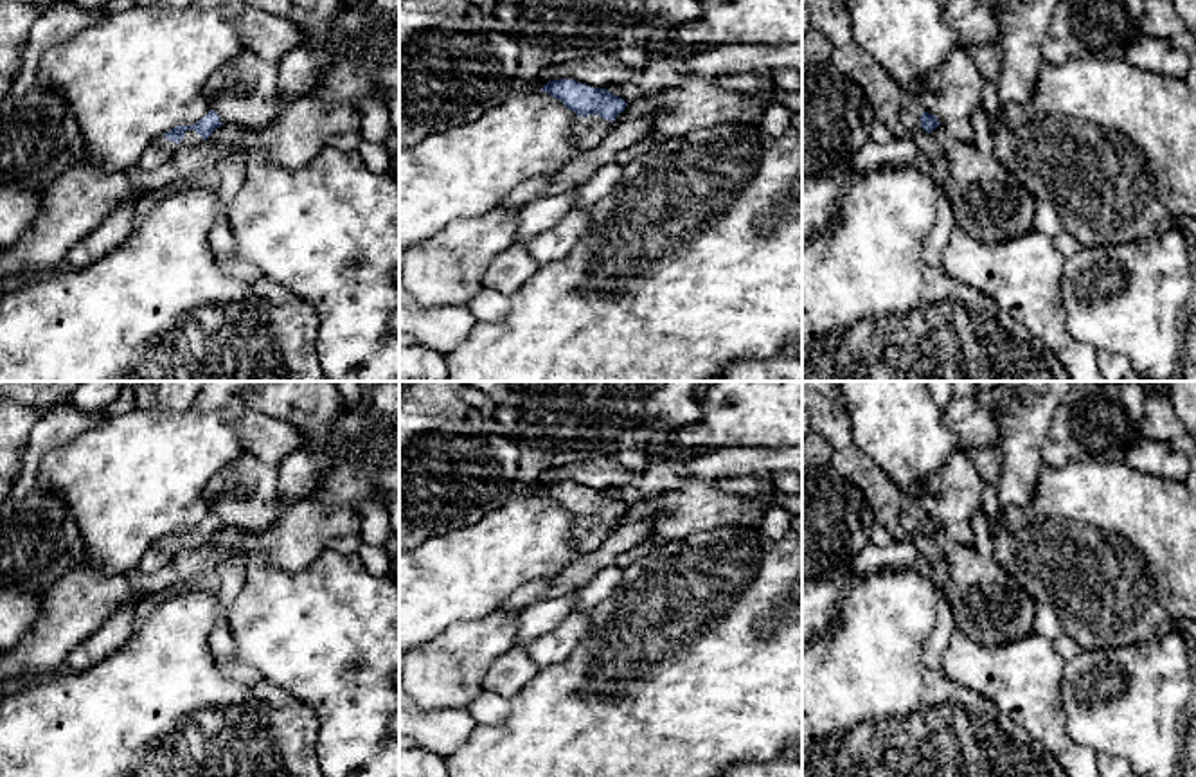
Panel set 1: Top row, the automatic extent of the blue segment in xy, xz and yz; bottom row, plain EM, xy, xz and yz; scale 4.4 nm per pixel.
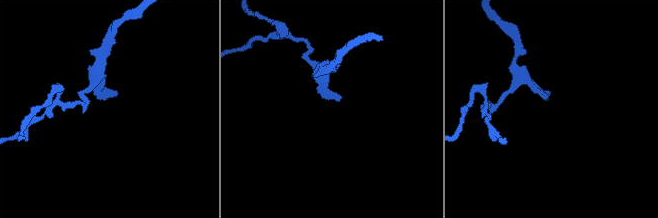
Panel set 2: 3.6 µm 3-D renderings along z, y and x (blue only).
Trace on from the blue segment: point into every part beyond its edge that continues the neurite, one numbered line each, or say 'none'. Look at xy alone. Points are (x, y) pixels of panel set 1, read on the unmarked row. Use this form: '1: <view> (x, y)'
1: xy (191, 540)

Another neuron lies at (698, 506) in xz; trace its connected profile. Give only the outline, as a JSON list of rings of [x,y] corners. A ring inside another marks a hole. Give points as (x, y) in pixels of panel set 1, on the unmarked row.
[[[692,480],[678,491],[647,498],[642,505],[629,505],[611,523],[611,531],[626,522],[653,516],[647,538],[660,547],[723,525],[759,525],[775,493],[748,498],[725,493],[714,482]]]

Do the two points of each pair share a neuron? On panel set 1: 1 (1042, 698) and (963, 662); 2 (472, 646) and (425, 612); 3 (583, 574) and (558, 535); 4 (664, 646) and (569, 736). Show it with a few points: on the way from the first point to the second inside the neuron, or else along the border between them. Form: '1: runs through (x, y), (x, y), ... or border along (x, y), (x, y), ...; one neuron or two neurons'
1: runs through (1022, 682), (1017, 677), (982, 669); one neuron
2: border along (486, 614), (450, 625), (418, 651); two neurons
3: border along (580, 554), (556, 574), (538, 580); two neurons
4: runs through (641, 669), (592, 718); one neuron

